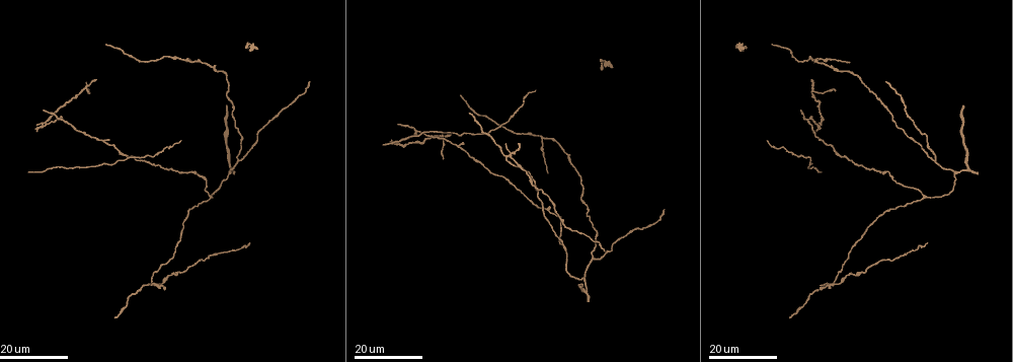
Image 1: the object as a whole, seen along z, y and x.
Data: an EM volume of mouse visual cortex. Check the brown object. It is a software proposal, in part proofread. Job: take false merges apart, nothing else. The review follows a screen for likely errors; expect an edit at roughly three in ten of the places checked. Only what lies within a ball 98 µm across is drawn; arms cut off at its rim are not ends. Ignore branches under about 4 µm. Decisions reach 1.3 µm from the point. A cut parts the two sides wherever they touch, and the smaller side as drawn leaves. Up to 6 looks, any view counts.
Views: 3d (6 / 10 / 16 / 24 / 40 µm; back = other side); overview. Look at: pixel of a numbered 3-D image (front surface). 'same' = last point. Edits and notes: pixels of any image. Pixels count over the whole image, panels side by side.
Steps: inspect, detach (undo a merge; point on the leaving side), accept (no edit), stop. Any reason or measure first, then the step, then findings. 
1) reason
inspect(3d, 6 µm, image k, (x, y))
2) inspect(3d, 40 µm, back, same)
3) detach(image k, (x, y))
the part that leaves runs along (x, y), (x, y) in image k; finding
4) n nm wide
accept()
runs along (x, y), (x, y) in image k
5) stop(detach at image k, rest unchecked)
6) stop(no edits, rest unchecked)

inspect(3d, 16 µm, image 1, (935, 161))

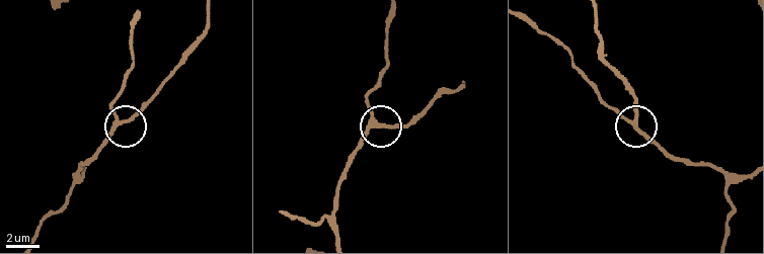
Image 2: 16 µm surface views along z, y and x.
closer look
inspect(3d, 10 µm, image 2, (126, 122))

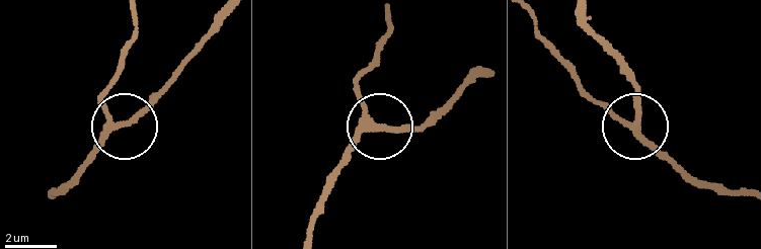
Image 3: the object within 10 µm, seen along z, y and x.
accept()
runs along (746, 195), (694, 180), (637, 126), (635, 74) in image 3; continuous, no second neuron

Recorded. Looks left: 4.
three-way junction
inspect(3d, 16 µm, image 1, (957, 173))

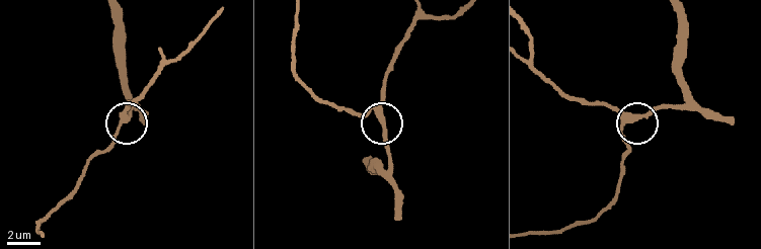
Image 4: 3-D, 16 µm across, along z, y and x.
inspect(3d, 10 µm, image 4, (627, 115))

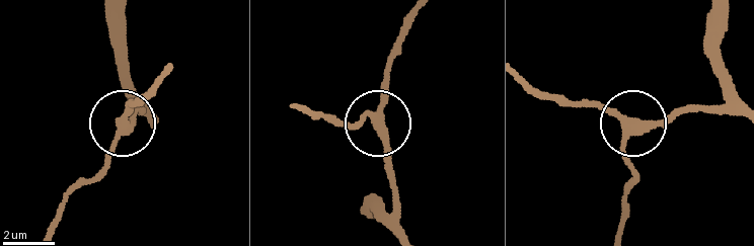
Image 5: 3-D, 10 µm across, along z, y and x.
3 arms
accept()
one neuron here

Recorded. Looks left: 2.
two arms in line, one across
inspect(3d, 24 µm, image 1, (923, 195))

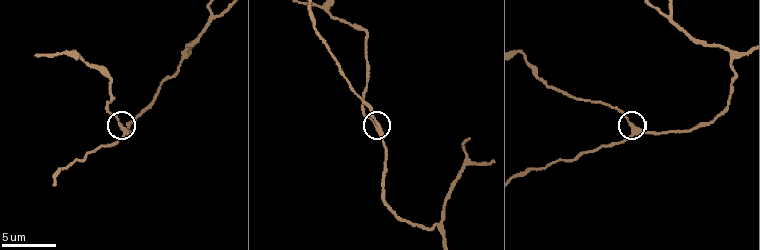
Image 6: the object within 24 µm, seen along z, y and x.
inspect(3d, 10 µm, image 6, (633, 133))

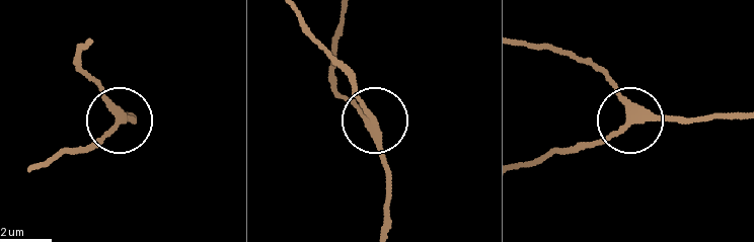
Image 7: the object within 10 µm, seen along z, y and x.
side arm 97 µm
accept()
runs along (383, 226), (389, 192), (383, 141), (346, 71) in image 7; continuous, no second neuron

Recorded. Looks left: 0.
stop(no edits, rest unchecked)

